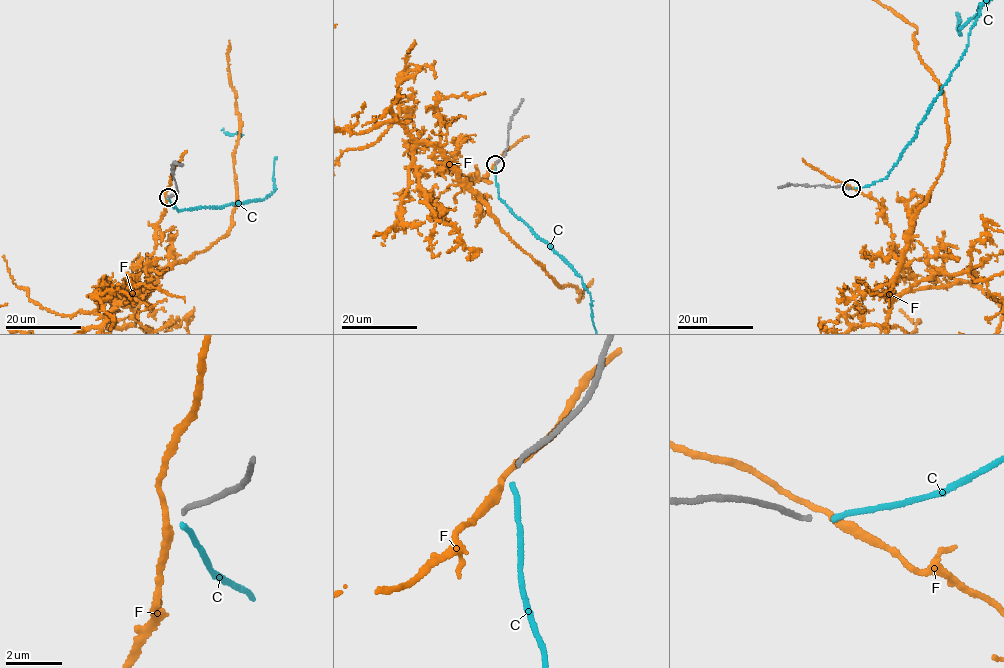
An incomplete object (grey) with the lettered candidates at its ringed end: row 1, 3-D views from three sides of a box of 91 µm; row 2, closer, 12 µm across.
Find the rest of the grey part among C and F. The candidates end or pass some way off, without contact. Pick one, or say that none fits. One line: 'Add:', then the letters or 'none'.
Add: none

